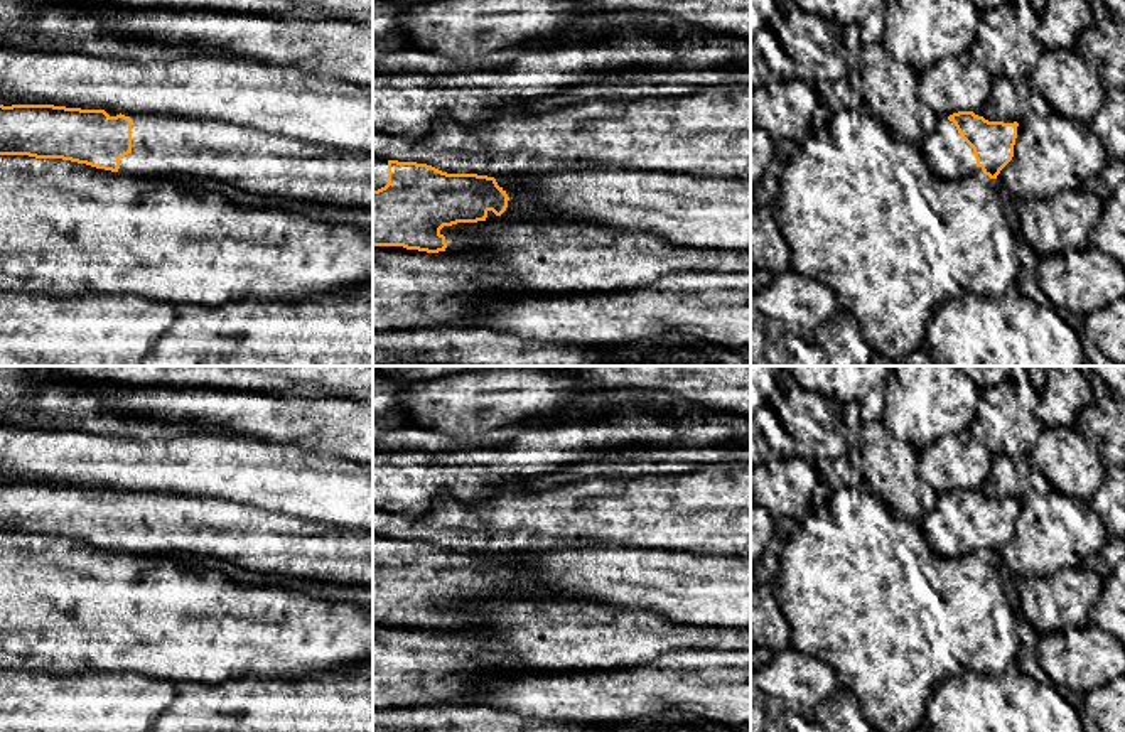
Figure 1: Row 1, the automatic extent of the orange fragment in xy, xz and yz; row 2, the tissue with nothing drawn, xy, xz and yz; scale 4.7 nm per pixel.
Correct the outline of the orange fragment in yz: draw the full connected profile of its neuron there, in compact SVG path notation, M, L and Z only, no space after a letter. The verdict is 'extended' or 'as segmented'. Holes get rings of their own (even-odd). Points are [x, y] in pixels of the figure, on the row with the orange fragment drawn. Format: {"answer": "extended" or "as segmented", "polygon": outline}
{"answer": "as segmented", "polygon": "M958 111L948 116L961 138L973 148L977 165L990 179L1012 160L1019 123L988 121L973 111Z"}

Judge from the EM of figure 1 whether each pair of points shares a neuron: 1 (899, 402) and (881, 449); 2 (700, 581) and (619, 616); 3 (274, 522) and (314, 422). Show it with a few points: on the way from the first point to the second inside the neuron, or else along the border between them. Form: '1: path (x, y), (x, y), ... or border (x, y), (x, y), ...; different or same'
1: border (879, 420), (916, 451); different
2: border (601, 602), (645, 608), (665, 614), (677, 623); different
3: border (263, 441), (333, 452), (341, 457); different

